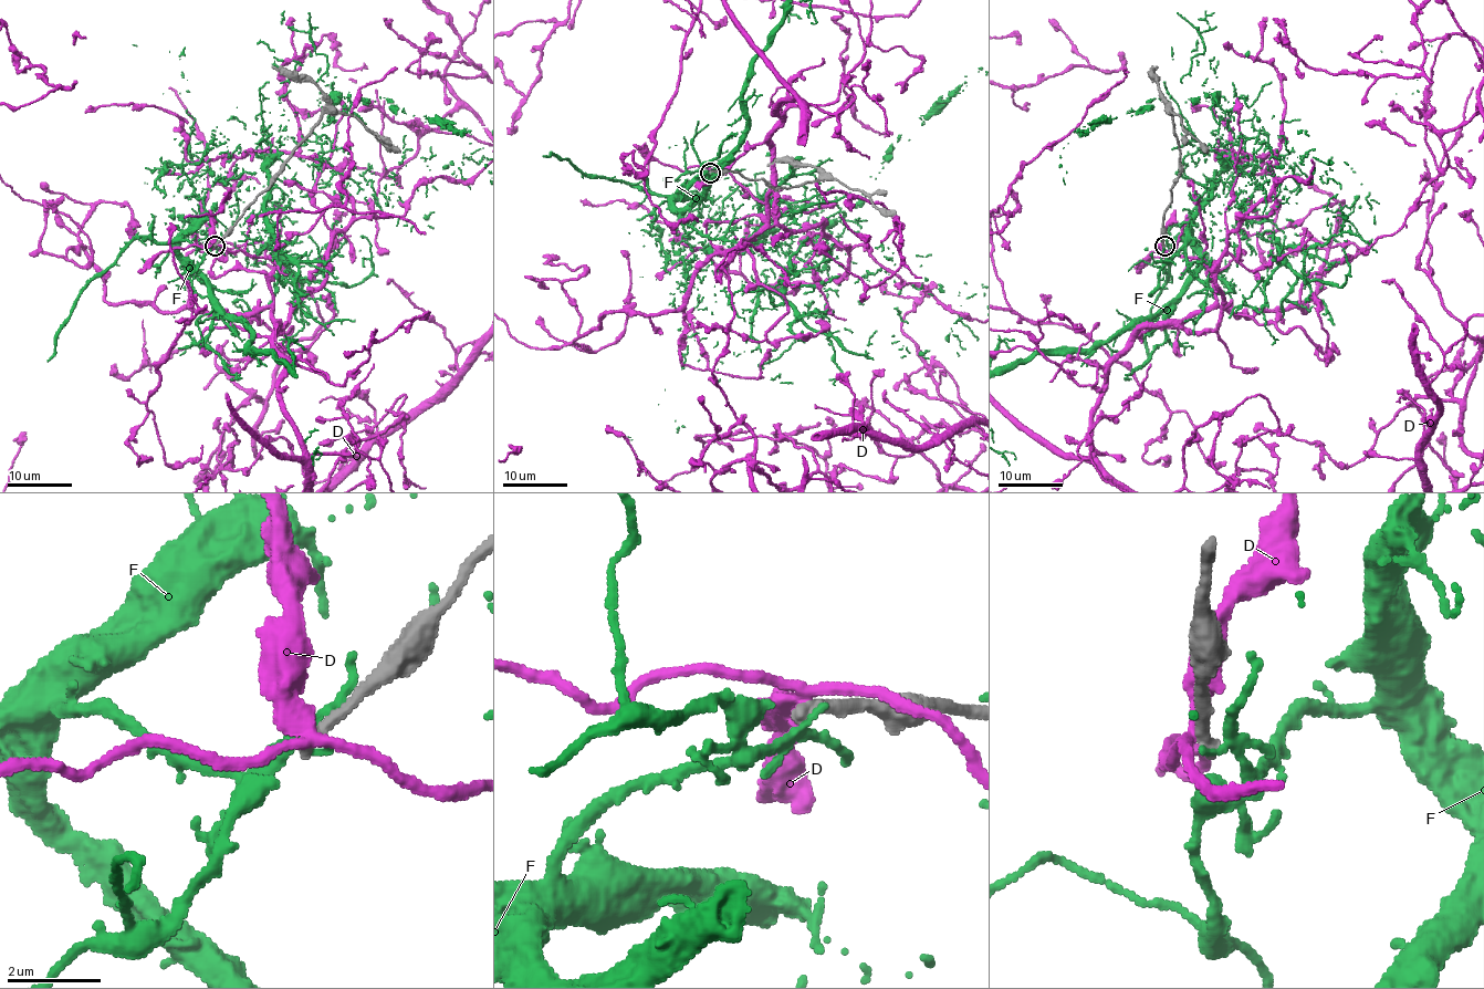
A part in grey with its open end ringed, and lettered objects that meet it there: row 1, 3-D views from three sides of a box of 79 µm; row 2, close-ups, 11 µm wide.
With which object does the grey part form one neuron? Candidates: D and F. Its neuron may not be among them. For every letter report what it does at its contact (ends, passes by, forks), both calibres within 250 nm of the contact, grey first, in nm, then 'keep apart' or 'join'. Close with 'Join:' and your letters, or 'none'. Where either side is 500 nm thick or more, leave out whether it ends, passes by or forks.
D: it forks; calibres 340 and 300 nm; keep apart
F: it forks; calibres 320 and 180 nm; keep apart
Join: none

